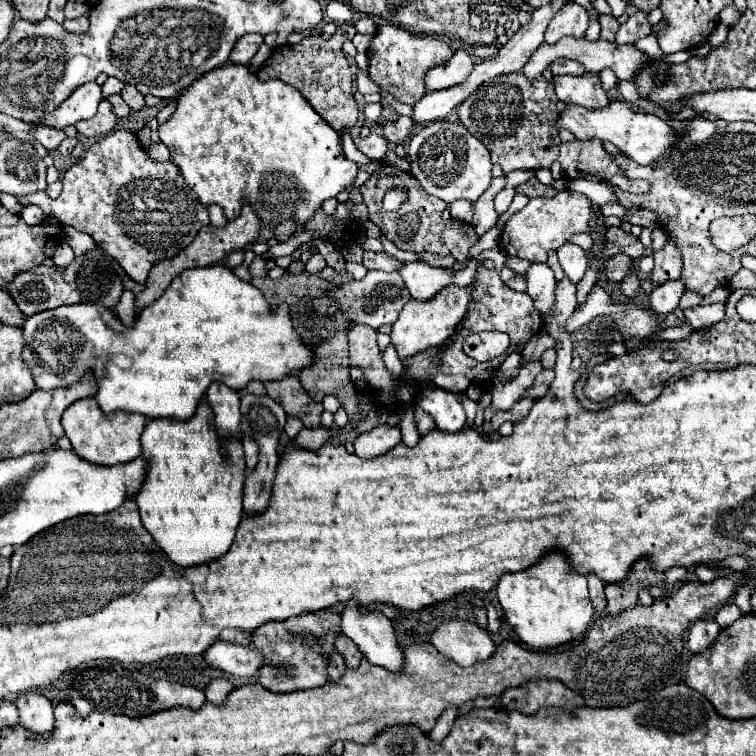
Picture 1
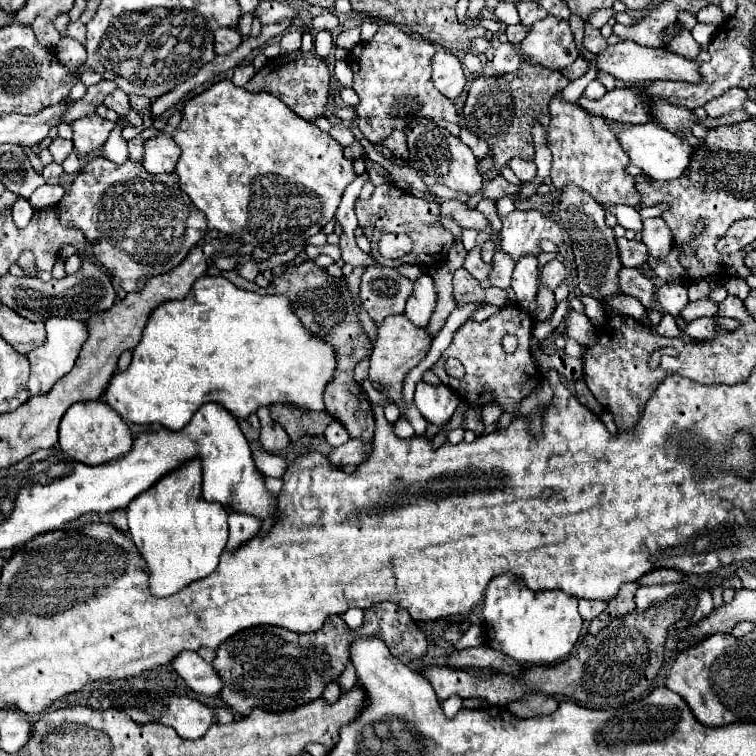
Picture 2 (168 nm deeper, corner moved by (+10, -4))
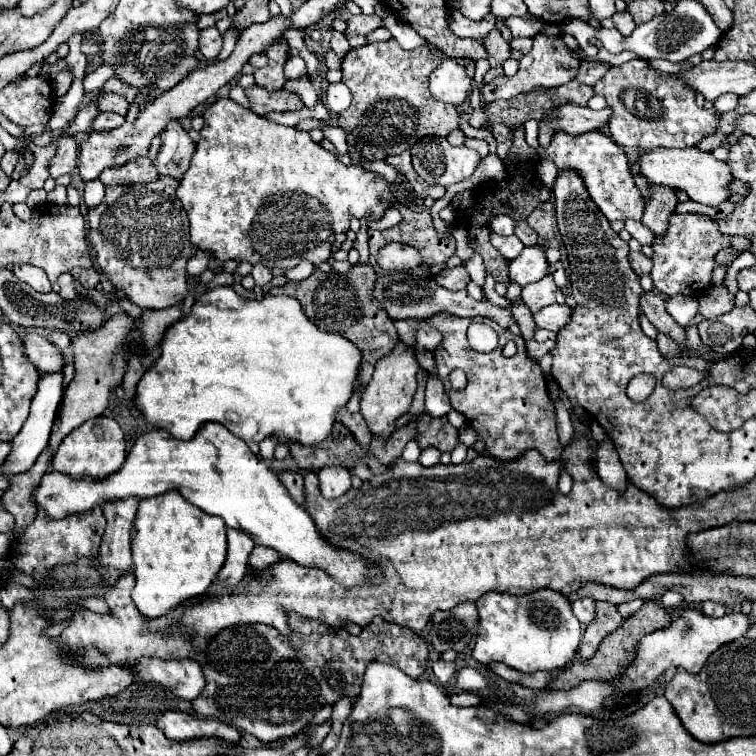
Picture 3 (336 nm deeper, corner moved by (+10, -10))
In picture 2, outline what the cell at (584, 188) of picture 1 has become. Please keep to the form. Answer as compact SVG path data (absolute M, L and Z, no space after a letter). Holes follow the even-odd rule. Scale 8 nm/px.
M613 206L613 208L607 208L607 212L615 214L619 224L627 230L633 230L633 232L641 232L643 230L643 222L641 222L641 216L639 216L639 210L631 208L631 206Z

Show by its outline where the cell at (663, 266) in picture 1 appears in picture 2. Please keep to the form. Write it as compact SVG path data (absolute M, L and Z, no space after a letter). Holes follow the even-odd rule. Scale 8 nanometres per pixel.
M661 216L643 220L641 240L649 248L649 254L653 258L665 258L669 254L669 250L671 250L671 244L673 244L671 230L669 230L667 222Z

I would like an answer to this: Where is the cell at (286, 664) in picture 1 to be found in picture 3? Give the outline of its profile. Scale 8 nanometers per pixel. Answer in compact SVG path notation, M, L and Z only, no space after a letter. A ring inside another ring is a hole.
M303 618L297 620L293 622L299 624L299 628L295 628L293 624L295 632L289 636L283 636L275 628L263 624L241 624L219 632L209 642L205 654L207 664L203 666L203 674L207 686L201 692L201 696L193 702L195 712L199 712L205 718L217 718L229 726L245 730L261 742L273 742L277 738L299 734L313 720L317 710L325 704L335 704L343 696L357 698L365 666L371 660L397 666L411 678L419 678L427 668L429 646L425 638L421 638L407 626L385 622L383 618L373 618L373 622L365 626L359 636L351 636L347 630L327 632L325 624L321 622L311 622Z

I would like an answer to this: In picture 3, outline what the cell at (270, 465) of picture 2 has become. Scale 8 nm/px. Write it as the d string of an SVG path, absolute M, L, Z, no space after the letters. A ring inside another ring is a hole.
M283 470L283 472L279 472L277 476L279 476L281 484L289 490L291 498L301 504L301 502L303 502L303 500L301 500L301 498L303 498L303 476L301 476L299 472L289 472L289 470Z

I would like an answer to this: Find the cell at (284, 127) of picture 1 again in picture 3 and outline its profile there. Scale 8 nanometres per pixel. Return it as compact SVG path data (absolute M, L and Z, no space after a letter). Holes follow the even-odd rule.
M231 98L213 102L203 112L203 120L205 126L199 130L201 140L177 188L177 198L189 214L191 242L201 250L213 252L223 262L233 258L269 268L293 268L301 260L309 260L317 266L331 256L335 234L349 230L351 216L363 218L371 214L379 220L393 204L393 198L399 202L413 200L409 190L387 184L363 166L343 164L321 144L313 142L309 132L271 122Z

